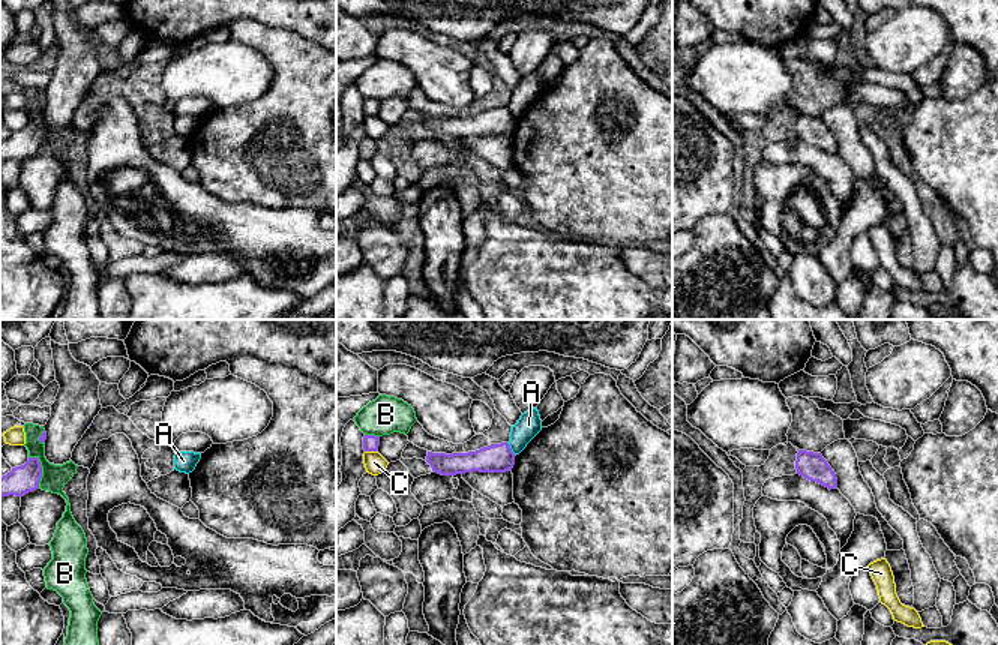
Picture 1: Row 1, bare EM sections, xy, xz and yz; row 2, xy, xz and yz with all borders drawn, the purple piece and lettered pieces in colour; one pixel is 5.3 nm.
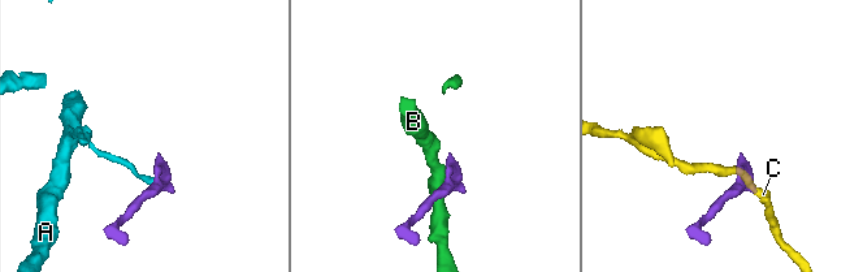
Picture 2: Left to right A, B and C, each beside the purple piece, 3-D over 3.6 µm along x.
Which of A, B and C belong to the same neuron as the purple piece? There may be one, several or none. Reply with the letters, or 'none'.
none

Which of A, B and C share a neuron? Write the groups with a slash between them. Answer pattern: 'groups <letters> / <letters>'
groups A / B / C

